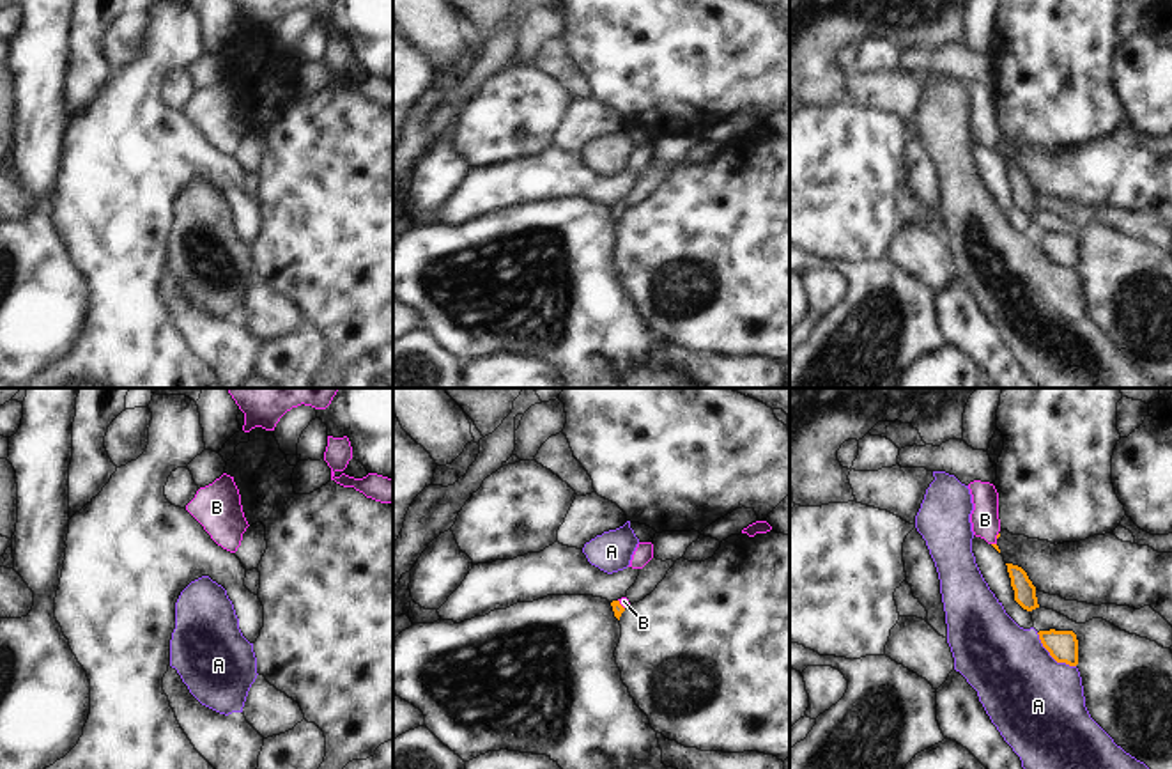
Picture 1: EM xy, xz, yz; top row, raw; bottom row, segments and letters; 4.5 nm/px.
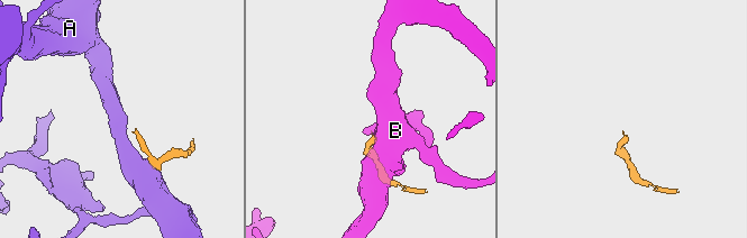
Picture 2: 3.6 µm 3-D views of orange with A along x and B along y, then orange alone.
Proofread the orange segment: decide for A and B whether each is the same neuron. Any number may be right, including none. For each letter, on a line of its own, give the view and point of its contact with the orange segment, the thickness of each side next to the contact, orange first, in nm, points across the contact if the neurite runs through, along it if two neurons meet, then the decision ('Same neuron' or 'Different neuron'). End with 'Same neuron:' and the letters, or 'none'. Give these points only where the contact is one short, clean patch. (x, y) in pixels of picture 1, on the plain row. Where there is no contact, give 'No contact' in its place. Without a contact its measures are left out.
A: Touches orange at yz (1052, 259). Thickness 140 nm (orange) against 420 nm. Boundary: yz (1036, 236), (1041, 248), (1057, 264), (1075, 270). Different neuron
B: Touches orange at xz (620, 208). Thickness 50 nm (orange) against 50 nm. Path across: xz (616, 209), (620, 208), (624, 204). Same neuron
Same neuron: B.

